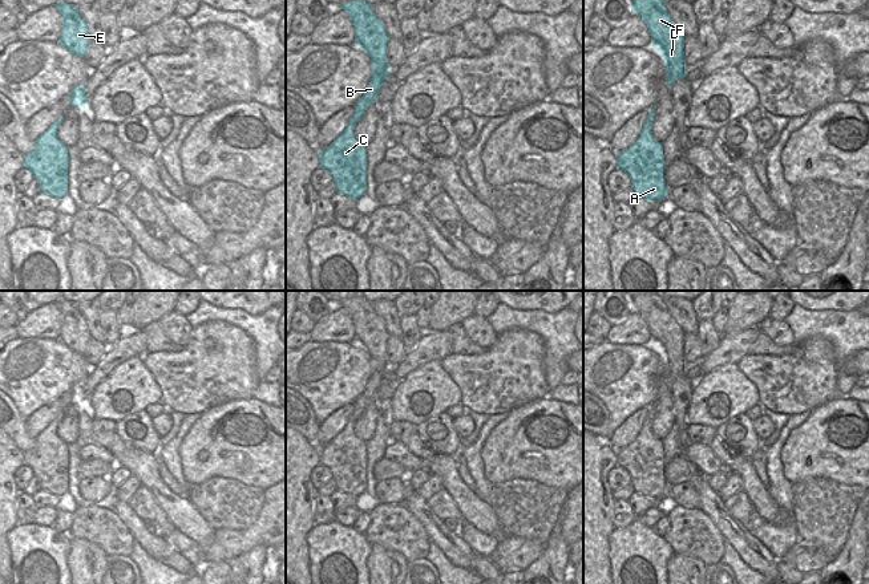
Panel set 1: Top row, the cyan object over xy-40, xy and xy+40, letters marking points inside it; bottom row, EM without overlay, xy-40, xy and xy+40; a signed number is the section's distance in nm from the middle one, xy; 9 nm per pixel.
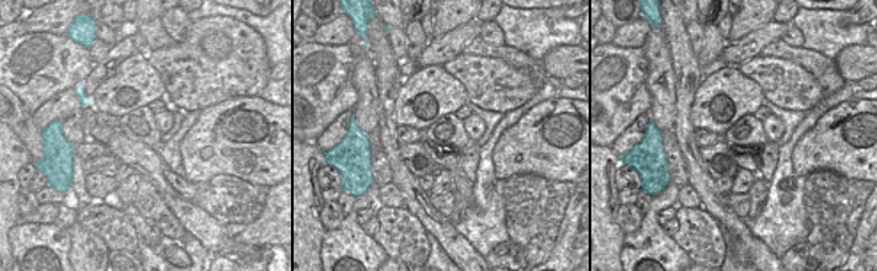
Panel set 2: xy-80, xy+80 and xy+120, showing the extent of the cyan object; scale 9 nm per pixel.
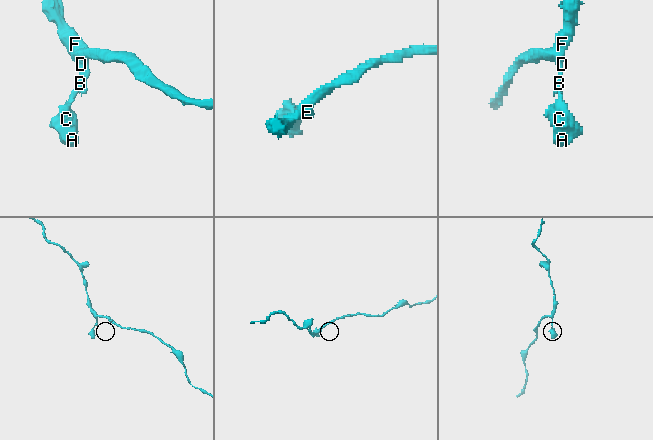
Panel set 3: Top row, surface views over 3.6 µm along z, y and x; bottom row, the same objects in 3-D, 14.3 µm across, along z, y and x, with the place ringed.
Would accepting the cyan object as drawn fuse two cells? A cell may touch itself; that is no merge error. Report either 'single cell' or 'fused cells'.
single cell

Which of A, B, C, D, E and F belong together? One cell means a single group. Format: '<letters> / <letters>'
A B C D E F

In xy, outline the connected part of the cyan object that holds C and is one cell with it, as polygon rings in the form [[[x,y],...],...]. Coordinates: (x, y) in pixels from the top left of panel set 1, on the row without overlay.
[[[357,295],[340,304],[344,307],[355,327],[355,340],[372,360],[372,376],[363,394],[355,401],[355,410],[345,427],[326,446],[319,449],[319,463],[326,466],[335,479],[338,491],[352,496],[365,492],[367,487],[367,450],[365,442],[353,433],[353,426],[369,401],[387,377],[387,341],[389,333],[383,319],[375,312],[364,296]]]

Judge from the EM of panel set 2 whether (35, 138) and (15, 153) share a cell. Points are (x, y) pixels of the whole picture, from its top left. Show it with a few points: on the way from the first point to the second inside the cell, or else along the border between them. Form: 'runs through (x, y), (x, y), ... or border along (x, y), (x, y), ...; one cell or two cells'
border along (13, 130), (28, 152), (31, 161); two cells

